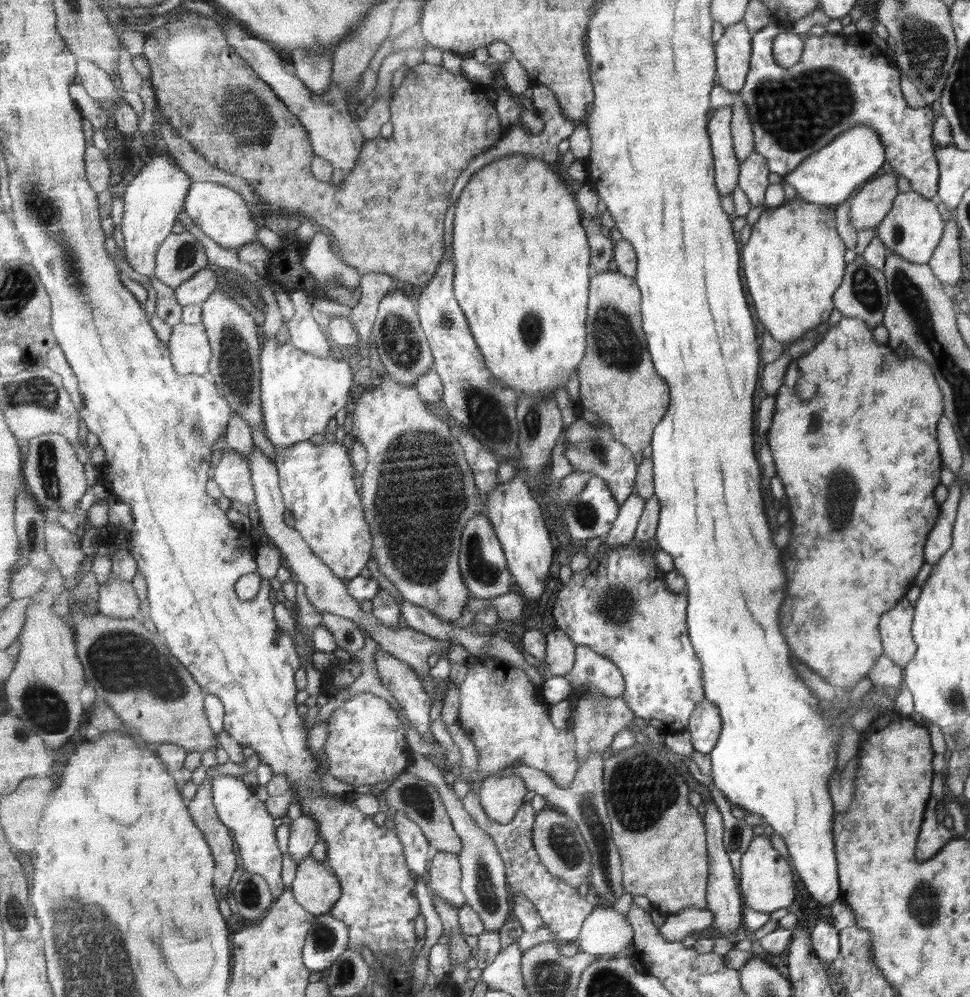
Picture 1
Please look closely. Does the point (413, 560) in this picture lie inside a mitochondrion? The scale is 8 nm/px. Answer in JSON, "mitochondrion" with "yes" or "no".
{"mitochondrion":"yes"}

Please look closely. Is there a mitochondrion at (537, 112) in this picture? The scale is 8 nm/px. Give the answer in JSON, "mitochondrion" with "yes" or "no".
{"mitochondrion":"no"}

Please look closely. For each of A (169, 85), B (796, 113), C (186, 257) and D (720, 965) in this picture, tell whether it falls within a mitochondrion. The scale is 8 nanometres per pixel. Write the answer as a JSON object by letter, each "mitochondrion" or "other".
{"A":"other","B":"mitochondrion","C":"mitochondrion","D":"other"}

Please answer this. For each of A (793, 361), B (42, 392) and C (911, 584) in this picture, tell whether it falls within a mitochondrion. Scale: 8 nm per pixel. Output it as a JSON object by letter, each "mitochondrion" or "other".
{"A":"other","B":"mitochondrion","C":"other"}

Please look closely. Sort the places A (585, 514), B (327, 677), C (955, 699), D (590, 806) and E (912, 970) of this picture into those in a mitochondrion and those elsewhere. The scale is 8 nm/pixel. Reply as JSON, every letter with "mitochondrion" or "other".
{"A":"mitochondrion","B":"other","C":"mitochondrion","D":"mitochondrion","E":"other"}

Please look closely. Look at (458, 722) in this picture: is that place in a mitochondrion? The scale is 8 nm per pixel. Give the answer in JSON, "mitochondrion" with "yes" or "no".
{"mitochondrion":"no"}

